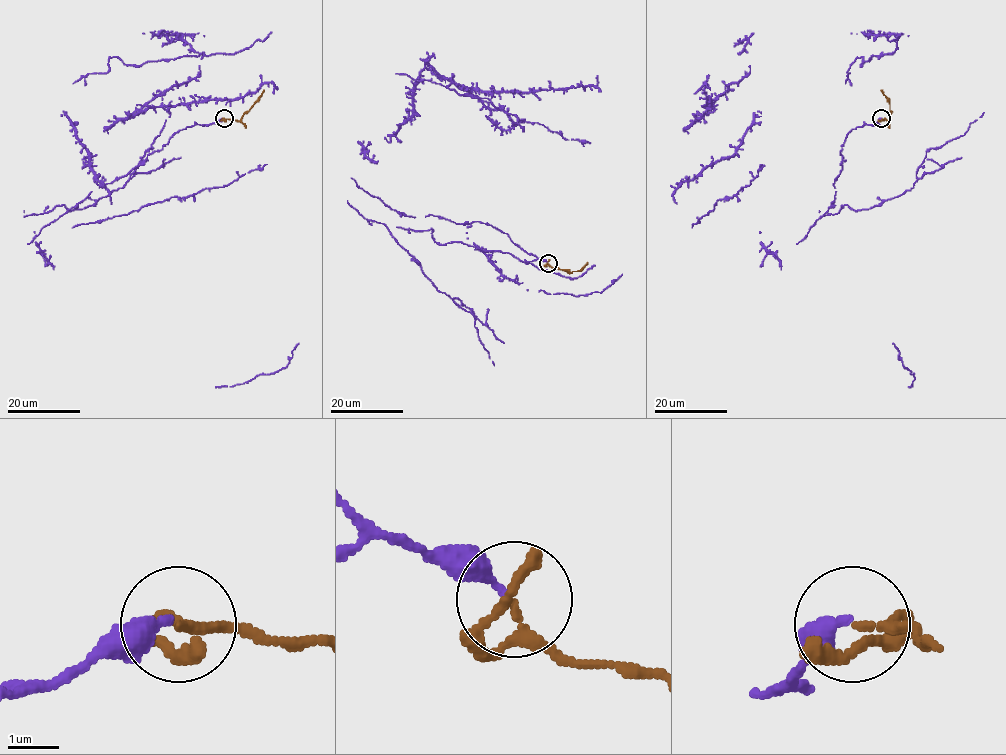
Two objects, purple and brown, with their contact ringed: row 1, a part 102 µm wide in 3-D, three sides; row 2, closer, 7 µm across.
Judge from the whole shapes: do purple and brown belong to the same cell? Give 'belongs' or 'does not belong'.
belongs

